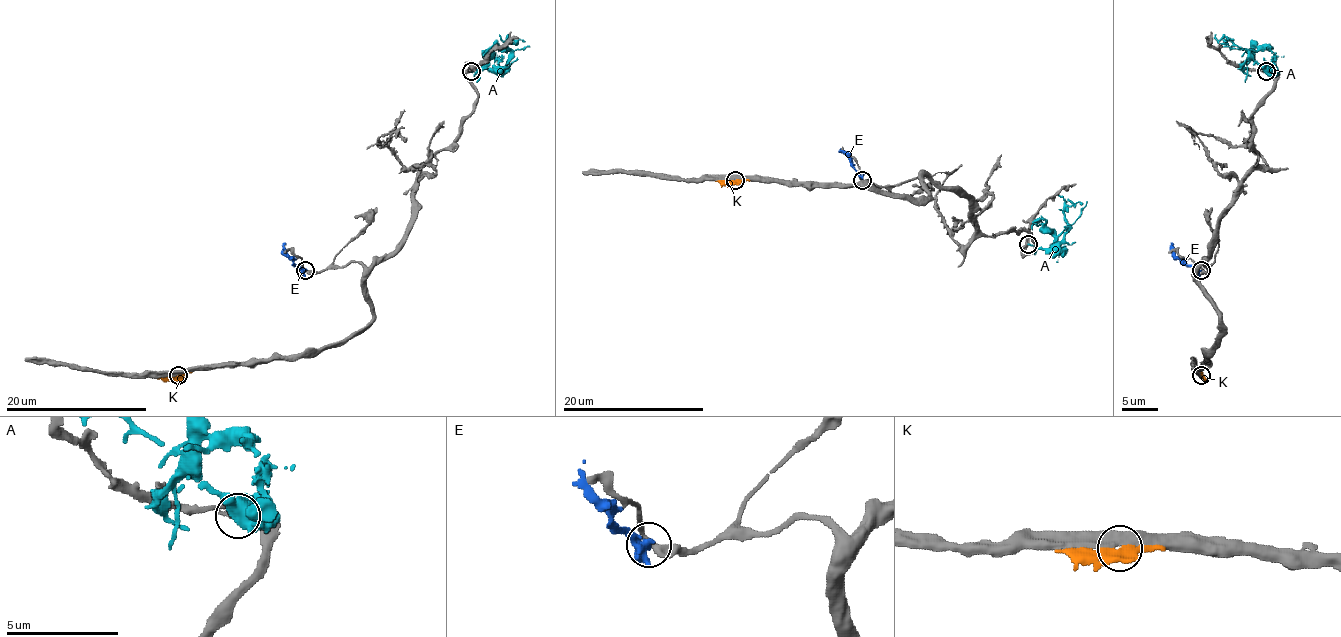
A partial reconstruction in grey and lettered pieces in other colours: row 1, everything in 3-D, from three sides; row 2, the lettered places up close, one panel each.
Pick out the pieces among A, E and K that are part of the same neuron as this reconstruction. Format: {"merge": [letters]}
{"merge": []}

